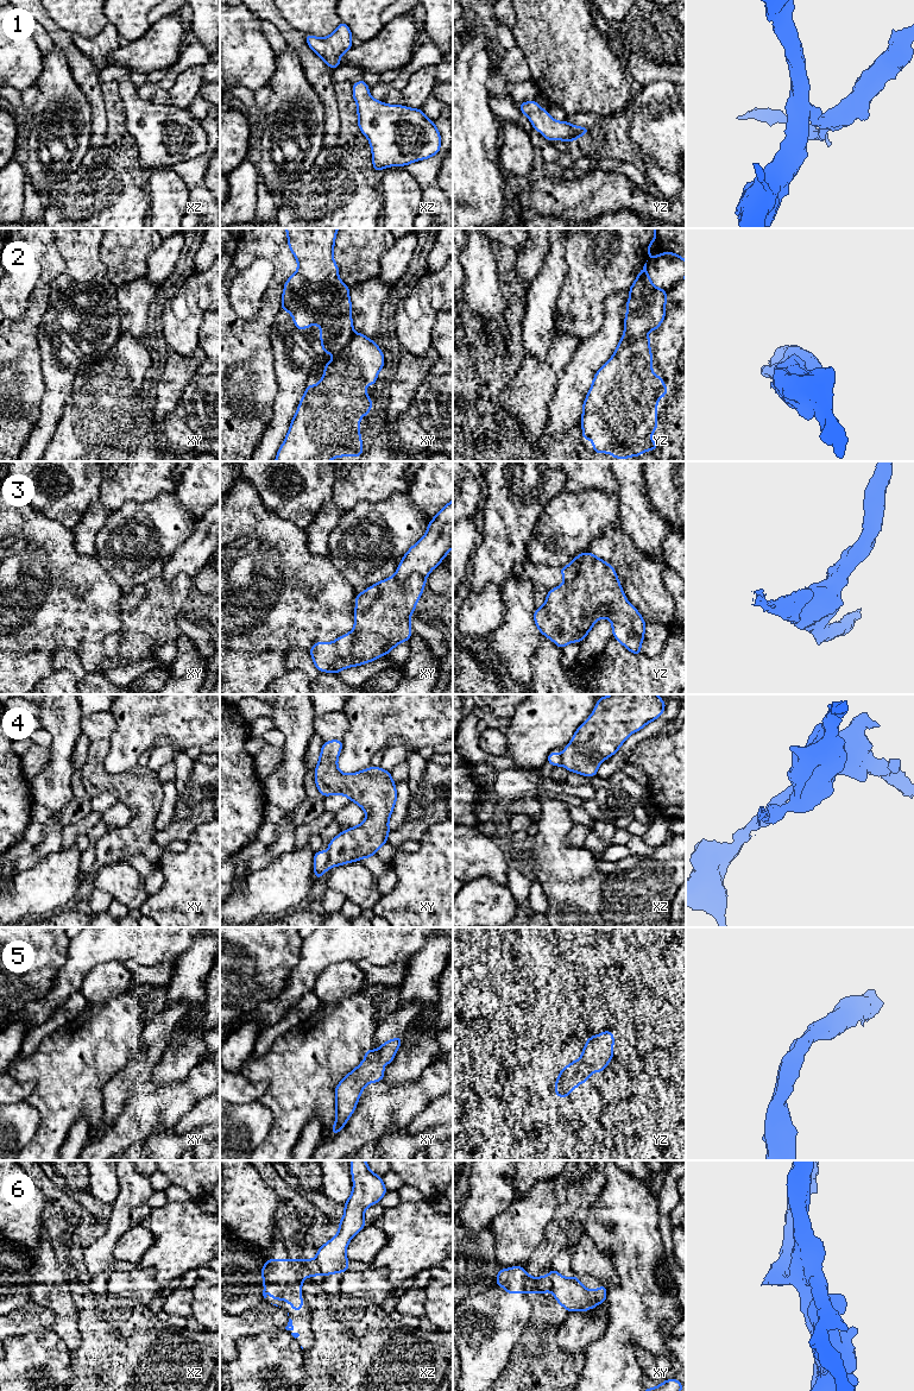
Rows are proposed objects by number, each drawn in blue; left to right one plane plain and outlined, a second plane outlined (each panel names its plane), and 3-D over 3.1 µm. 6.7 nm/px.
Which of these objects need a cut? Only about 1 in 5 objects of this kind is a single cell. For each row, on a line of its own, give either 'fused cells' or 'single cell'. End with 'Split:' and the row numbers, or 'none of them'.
1: single cell
2: fused cells
3: fused cells
4: fused cells
5: single cell
6: fused cells
Split: 2, 3, 4, 6

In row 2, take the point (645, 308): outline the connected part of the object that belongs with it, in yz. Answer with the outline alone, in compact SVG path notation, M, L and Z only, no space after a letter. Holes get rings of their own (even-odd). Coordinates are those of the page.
M647 263L629 288L629 291L624 334L614 353L619 353L629 342L641 338L649 331L655 332L663 322L667 313L667 290L653 285L648 275Z

